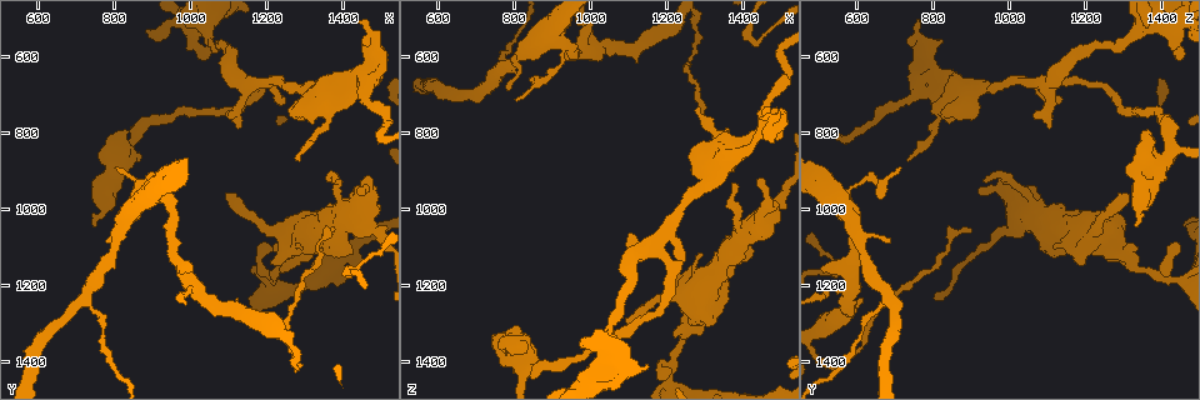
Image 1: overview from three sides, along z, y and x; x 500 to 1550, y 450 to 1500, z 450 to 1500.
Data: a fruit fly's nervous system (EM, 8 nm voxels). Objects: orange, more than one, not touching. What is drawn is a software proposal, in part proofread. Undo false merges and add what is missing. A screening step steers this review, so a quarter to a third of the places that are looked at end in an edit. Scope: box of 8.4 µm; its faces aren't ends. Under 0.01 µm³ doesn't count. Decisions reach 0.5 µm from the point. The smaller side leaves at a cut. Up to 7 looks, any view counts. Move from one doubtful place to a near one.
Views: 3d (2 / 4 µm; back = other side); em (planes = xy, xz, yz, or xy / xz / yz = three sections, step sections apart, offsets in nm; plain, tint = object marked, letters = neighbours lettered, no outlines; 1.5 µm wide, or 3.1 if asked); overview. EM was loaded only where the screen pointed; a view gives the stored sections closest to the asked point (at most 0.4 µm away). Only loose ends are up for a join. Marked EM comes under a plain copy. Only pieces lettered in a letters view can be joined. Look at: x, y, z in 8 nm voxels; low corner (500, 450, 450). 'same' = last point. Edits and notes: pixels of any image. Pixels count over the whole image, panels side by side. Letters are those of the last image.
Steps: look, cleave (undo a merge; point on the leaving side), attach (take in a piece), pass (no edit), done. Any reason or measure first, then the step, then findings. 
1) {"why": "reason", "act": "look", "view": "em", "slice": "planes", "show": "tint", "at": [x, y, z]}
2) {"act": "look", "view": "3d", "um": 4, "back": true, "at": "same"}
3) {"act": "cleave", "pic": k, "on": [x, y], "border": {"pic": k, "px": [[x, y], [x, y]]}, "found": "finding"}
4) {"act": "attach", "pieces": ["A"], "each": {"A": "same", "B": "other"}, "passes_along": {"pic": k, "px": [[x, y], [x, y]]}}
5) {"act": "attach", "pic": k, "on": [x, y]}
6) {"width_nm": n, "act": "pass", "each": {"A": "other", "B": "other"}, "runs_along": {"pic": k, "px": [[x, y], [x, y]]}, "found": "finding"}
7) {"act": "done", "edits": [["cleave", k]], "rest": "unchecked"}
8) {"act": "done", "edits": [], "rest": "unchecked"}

{"why": "branch stops here", "act": "look", "view": "3d", "um": 4, "at": [1105, 960, 1300]}

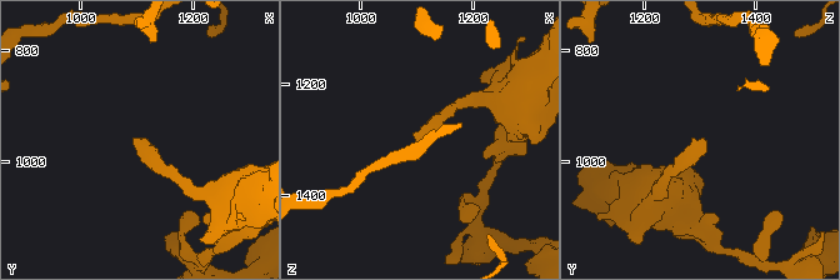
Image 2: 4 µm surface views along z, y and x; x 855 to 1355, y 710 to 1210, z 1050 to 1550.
{"why": "shape alone is not enough", "act": "look", "view": "em", "slice": "planes", "show": "letters", "at": [1110, 960, 1305]}

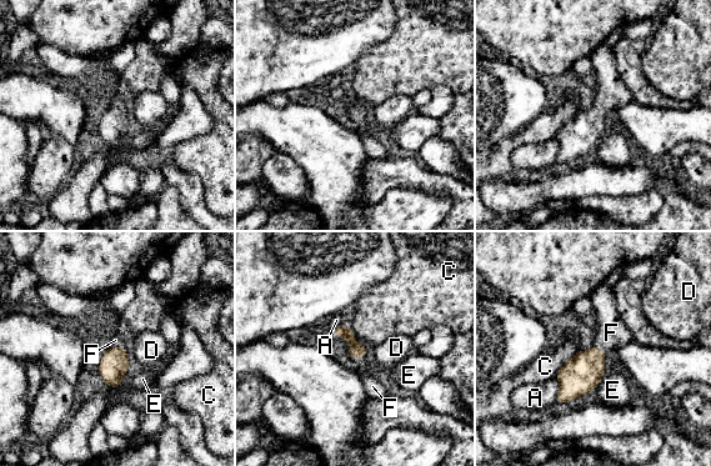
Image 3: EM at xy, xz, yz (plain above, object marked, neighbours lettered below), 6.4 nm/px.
{"act": "attach", "pieces": ["F"], "each": {"A": "other", "C": "other", "D": "other", "E": "other", "F": "same"}, "passes_along": {"pic": 3, "px": [[114, 365], [116, 347], [115, 340]]}, "found": "the cell continues"}

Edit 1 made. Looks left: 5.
{"act": "look", "view": "overview"}

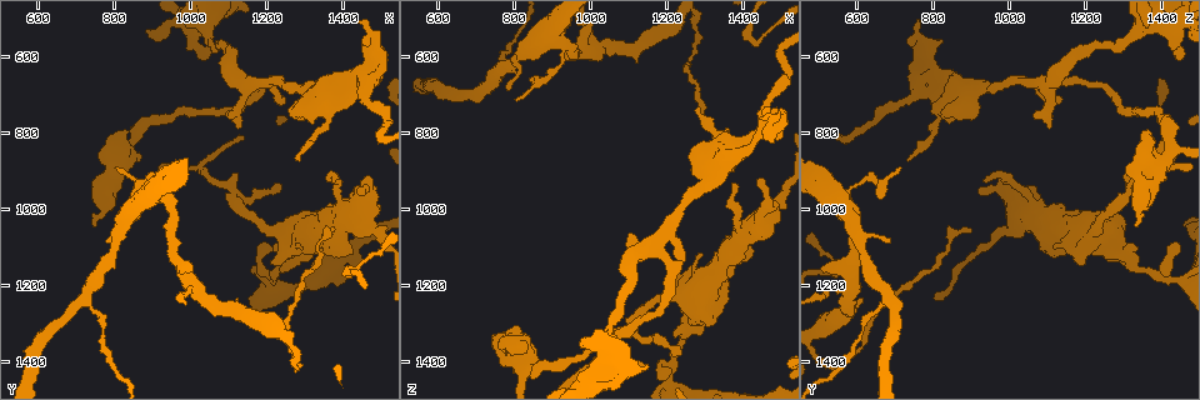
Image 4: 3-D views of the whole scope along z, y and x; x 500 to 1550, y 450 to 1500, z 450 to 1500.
{"why": "four-way junction", "act": "look", "view": "3d", "um": 4, "at": [1170, 665, 1095]}

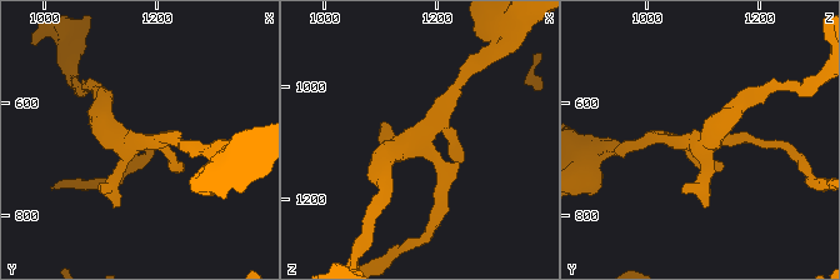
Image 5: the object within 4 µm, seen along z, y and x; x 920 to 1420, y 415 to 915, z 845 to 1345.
{"act": "look", "view": "em", "slice": "planes", "show": "letters", "at": [1170, 665, 1095]}

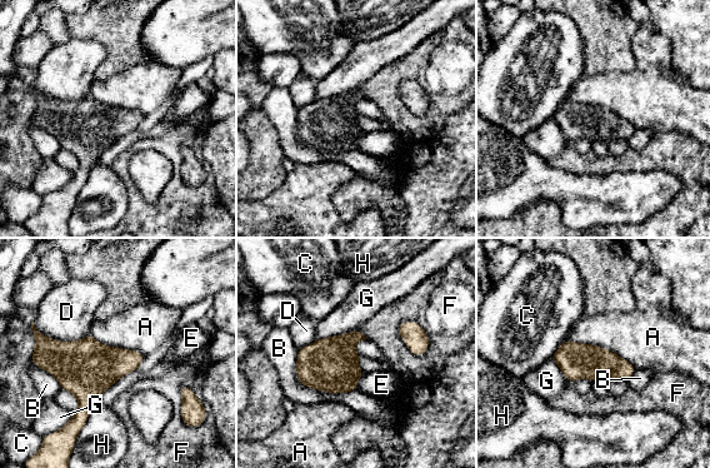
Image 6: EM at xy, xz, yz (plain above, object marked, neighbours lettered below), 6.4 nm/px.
{"act": "pass", "each": {"A": "other", "B": "other", "C": "other", "D": "other", "E": "other", "F": "other", "G": "other", "H": "other"}, "found": "continuous, no second cell"}

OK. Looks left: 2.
{"why": "branch stops here", "act": "look", "view": "em", "slice": "xz", "step": 8, "show": "letters", "at": [1365, 1065, 900]}

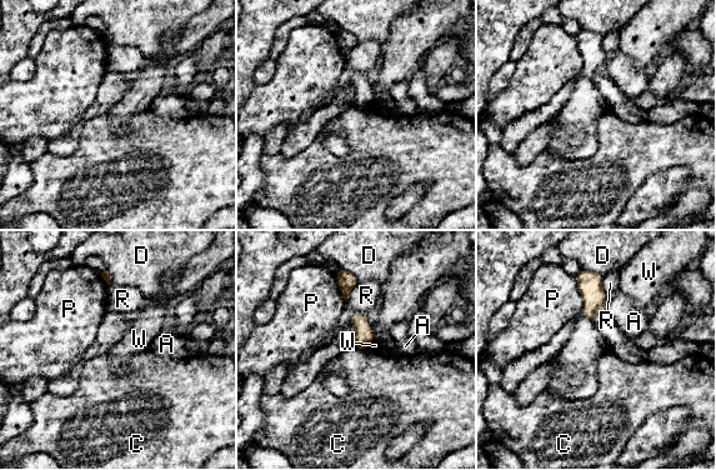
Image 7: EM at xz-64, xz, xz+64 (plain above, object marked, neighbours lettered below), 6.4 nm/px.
{"why": "cut it another way", "act": "look", "view": "em", "slice": "planes", "show": "letters", "at": "same"}

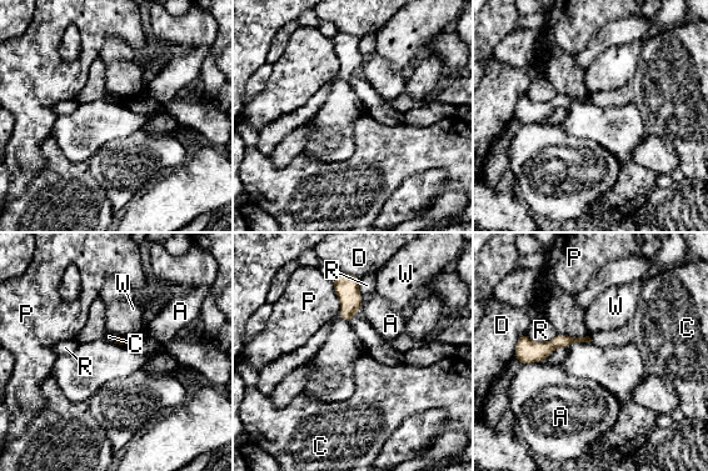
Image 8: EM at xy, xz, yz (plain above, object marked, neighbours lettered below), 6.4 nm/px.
{"act": "pass", "each": {"A": "other", "C": "other", "D": "other", "P": "other", "R": "other", "W": "other"}, "border": {"pic": 8, "px": [[588, 336], [591, 340]]}, "found": "no lettered piece goes on from it"}

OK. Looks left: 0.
{"act": "done", "edits": [["attach", 3]], "rest": "unchecked"}

